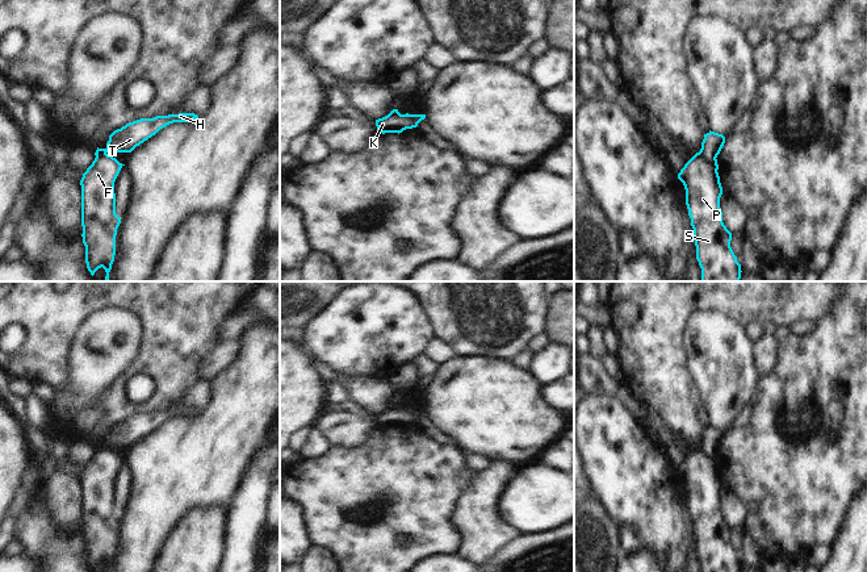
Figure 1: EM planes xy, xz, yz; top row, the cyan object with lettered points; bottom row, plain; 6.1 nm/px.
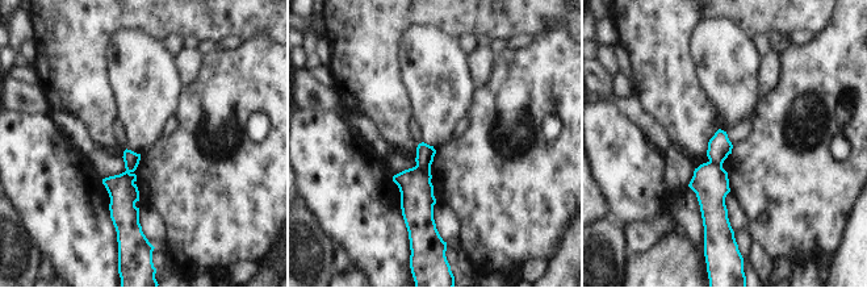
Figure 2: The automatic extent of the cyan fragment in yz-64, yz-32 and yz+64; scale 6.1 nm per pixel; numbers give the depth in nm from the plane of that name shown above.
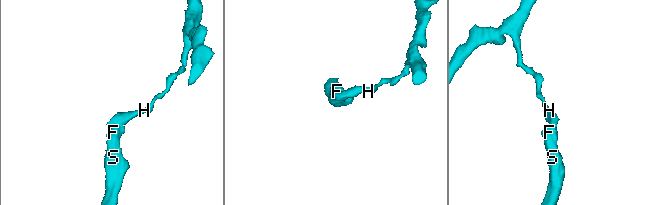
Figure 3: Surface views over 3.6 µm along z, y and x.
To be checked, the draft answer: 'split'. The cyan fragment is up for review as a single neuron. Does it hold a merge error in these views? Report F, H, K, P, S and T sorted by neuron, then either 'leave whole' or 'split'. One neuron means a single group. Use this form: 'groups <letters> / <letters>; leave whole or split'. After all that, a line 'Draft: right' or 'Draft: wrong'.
groups F P S / H K T; split
Draft: right

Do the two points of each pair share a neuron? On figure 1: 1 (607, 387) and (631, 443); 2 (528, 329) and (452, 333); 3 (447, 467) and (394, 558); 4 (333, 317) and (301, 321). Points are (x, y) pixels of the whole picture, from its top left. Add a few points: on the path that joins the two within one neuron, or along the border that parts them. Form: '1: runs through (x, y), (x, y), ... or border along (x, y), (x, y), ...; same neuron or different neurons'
1: border along (587, 393), (604, 393), (612, 399); different neurons
2: runs through (510, 329), (470, 329); same neuron
3: runs through (424, 489), (390, 524), (390, 535); same neuron
4: border along (333, 299), (302, 326); different neurons

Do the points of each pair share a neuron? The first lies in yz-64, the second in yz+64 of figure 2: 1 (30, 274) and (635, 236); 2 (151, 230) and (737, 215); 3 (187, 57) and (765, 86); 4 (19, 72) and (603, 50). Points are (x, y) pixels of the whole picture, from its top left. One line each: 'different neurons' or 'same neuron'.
1: different neurons
2: same neuron
3: same neuron
4: different neurons

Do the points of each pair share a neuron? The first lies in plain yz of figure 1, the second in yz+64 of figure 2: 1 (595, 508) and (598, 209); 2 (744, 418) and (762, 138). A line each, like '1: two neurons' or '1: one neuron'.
1: two neurons
2: two neurons

